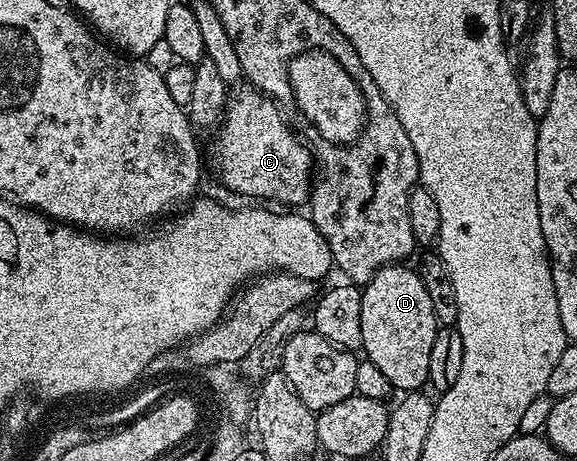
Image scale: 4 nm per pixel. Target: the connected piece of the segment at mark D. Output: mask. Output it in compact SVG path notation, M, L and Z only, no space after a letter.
M406 264L386 266L361 287L361 353L388 376L391 387L398 392L418 392L429 383L428 359L432 357L432 343L440 329L421 273L408 267Z

